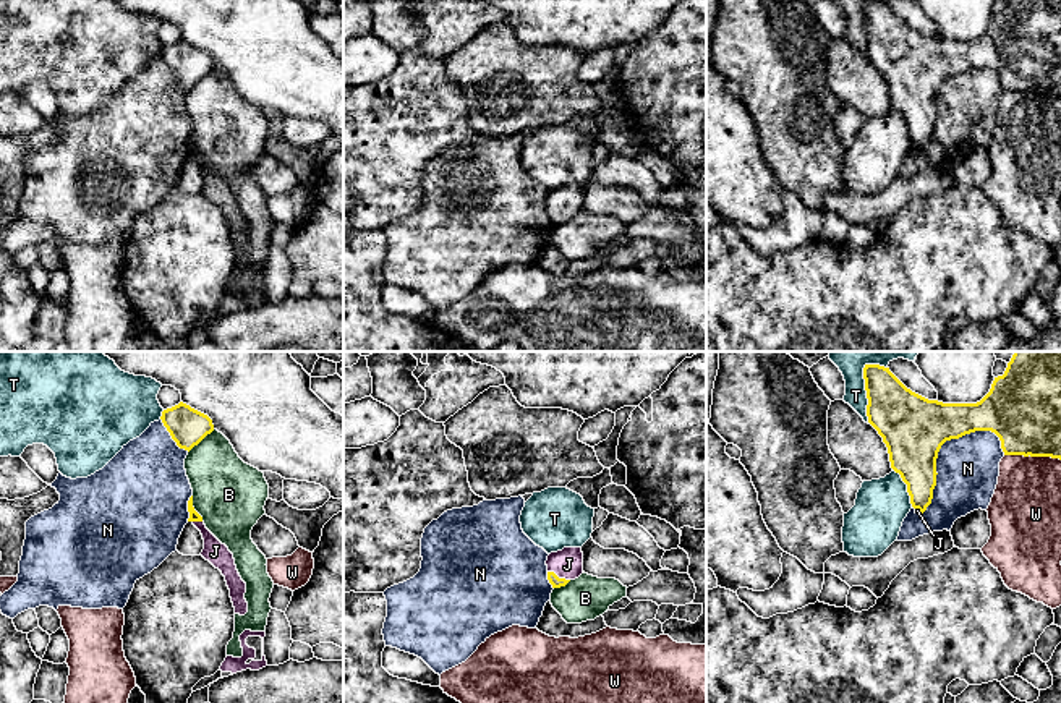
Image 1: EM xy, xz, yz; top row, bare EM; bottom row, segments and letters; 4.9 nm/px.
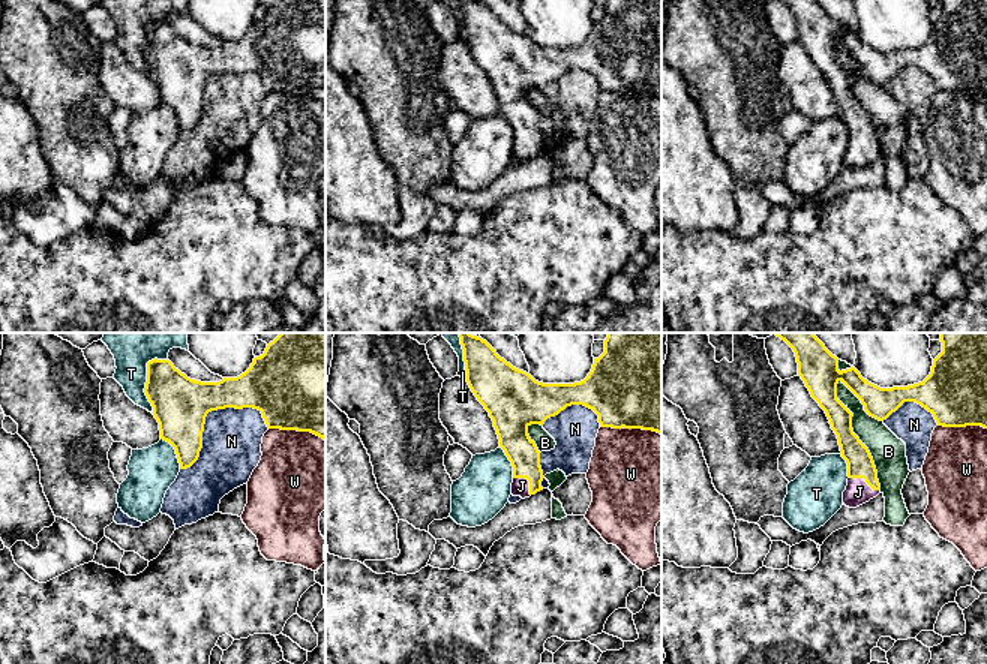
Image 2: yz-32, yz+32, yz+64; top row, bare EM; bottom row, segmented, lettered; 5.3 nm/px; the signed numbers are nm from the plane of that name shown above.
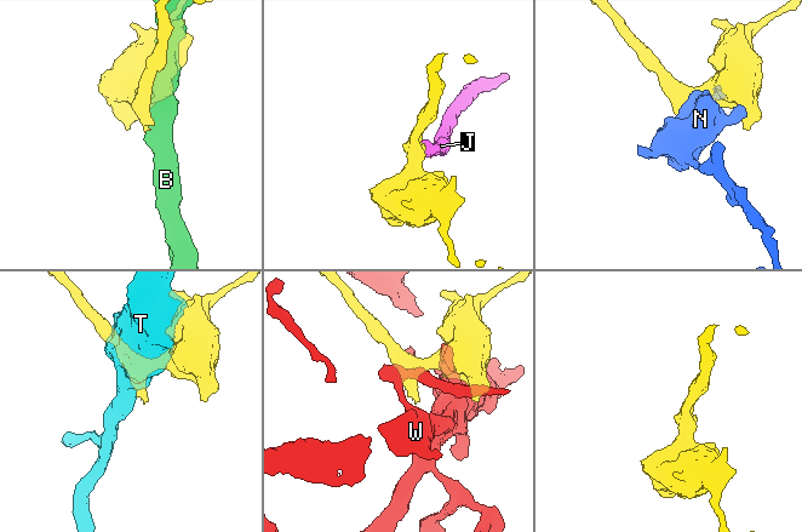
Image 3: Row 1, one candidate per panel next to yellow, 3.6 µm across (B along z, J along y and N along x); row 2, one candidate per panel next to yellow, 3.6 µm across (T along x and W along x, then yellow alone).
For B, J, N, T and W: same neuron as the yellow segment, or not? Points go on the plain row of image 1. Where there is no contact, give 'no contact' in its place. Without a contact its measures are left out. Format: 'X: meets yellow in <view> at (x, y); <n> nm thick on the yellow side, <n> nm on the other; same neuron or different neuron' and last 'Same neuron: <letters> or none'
B: meets yellow in xy at (201, 76); 190 nm thick on the yellow side, 300 nm on the other; different neuron
J: meets yellow in xz at (558, 214); 60 nm thick on the yellow side, 150 nm on the other; same neuron
N: meets yellow in yz at (937, 91); 320 nm thick on the yellow side, 300 nm on the other; different neuron
T: meets yellow in yz at (865, 26); 280 nm thick on the yellow side, 110 nm on the other; different neuron
W: meets yellow in yz at (1032, 93); 380 nm thick on the yellow side, 340 nm on the other; different neuron
Same neuron: J

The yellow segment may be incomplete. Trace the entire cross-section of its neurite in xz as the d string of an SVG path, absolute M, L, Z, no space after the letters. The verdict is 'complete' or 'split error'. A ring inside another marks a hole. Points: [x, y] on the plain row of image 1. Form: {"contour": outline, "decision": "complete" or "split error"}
{"contour": "M564 185L562 188L551 190L546 202L548 217L552 225L565 224L570 217L575 217L583 211L582 185Z", "decision": "split error"}

